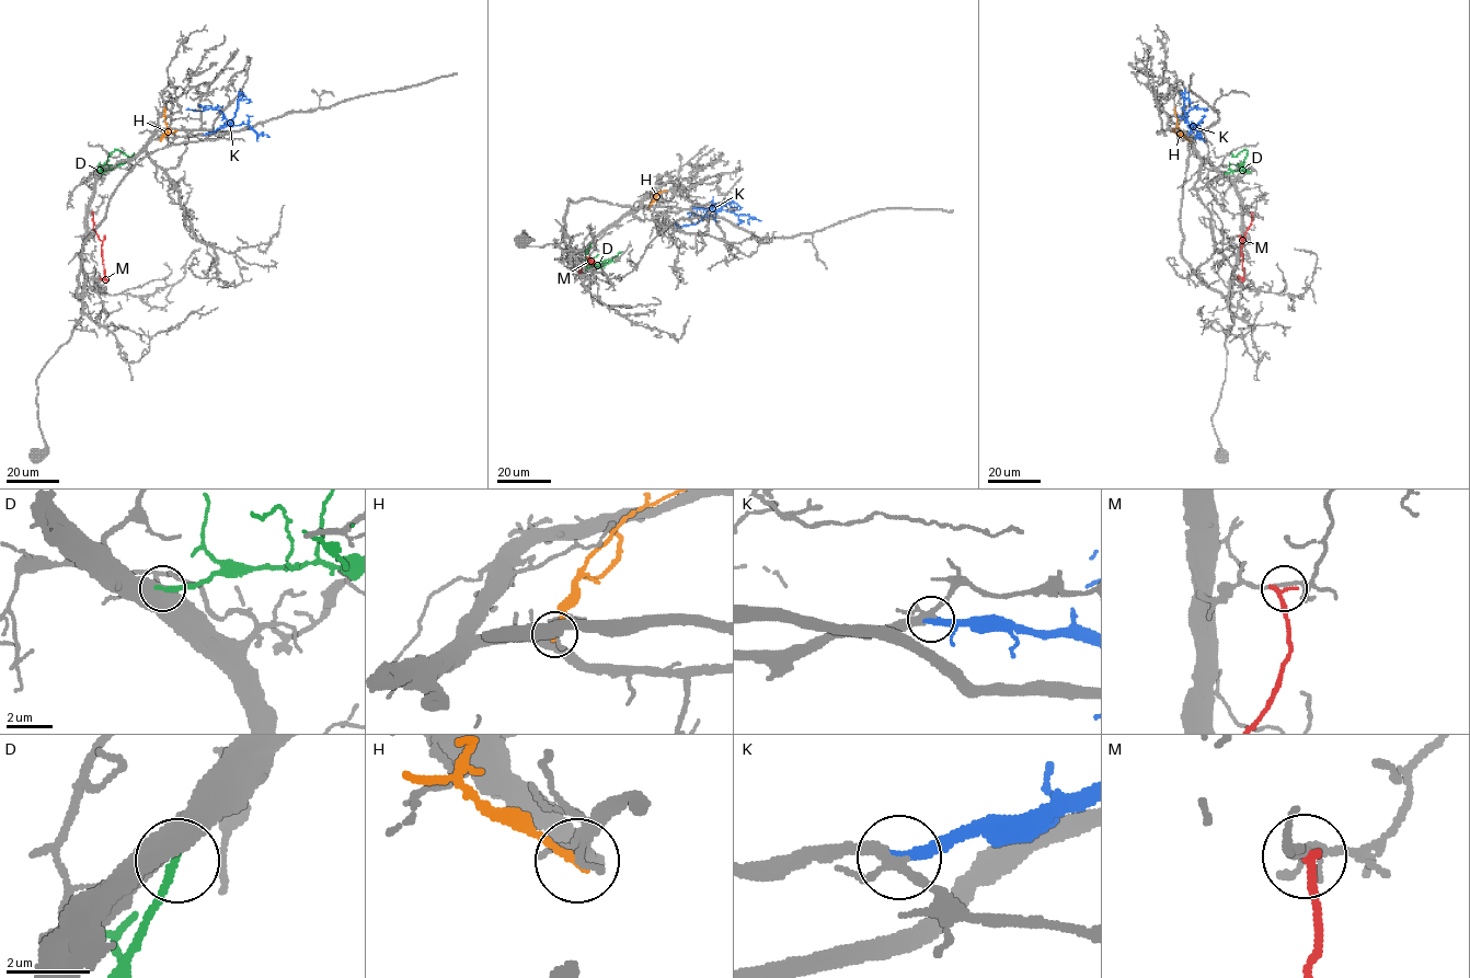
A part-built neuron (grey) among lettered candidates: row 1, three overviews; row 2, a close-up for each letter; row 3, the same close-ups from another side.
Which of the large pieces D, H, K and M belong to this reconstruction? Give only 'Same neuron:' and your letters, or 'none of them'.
Same neuron: K

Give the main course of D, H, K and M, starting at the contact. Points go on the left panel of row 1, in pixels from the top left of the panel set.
D: (103, 173), (98, 171), (115, 149), (128, 157), (134, 153)
H: (160, 140), (168, 129), (163, 107)
K: (204, 134), (231, 123), (217, 108), (186, 110)
M: (92, 213), (93, 229), (102, 241), (104, 278), (100, 277)

